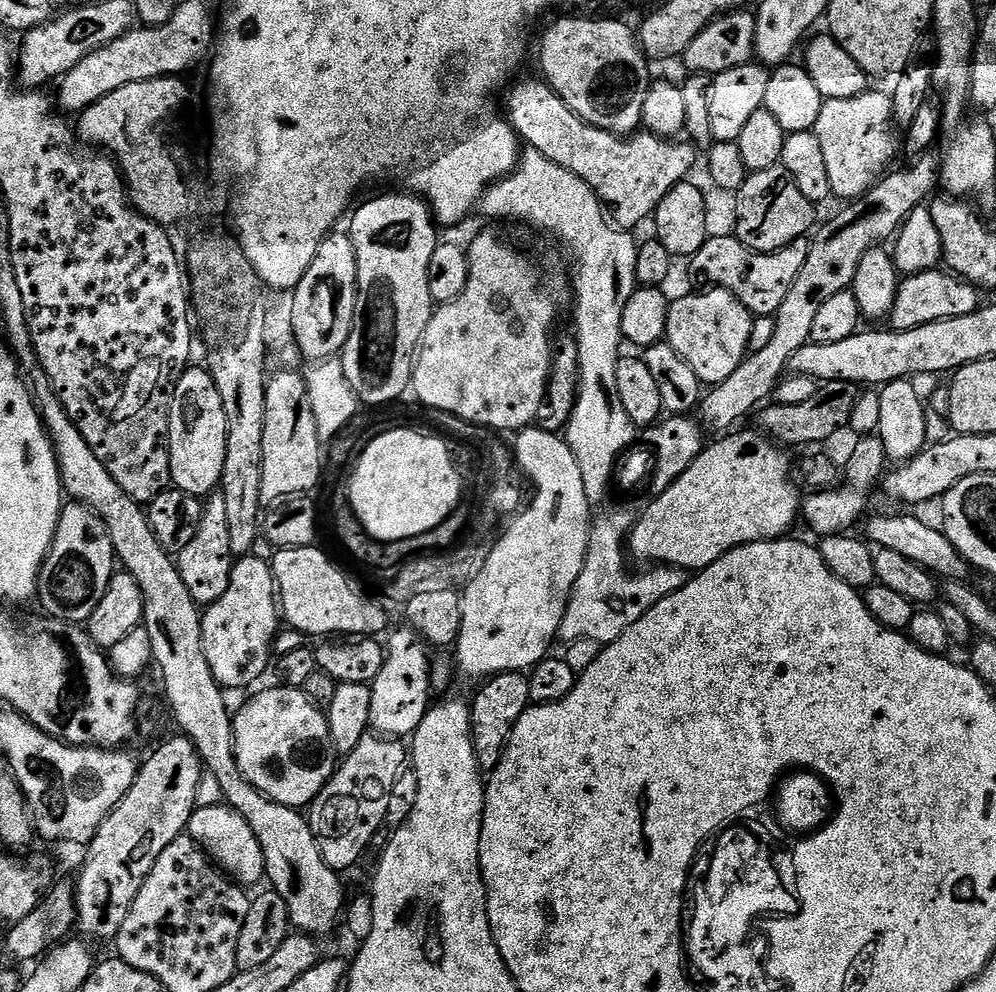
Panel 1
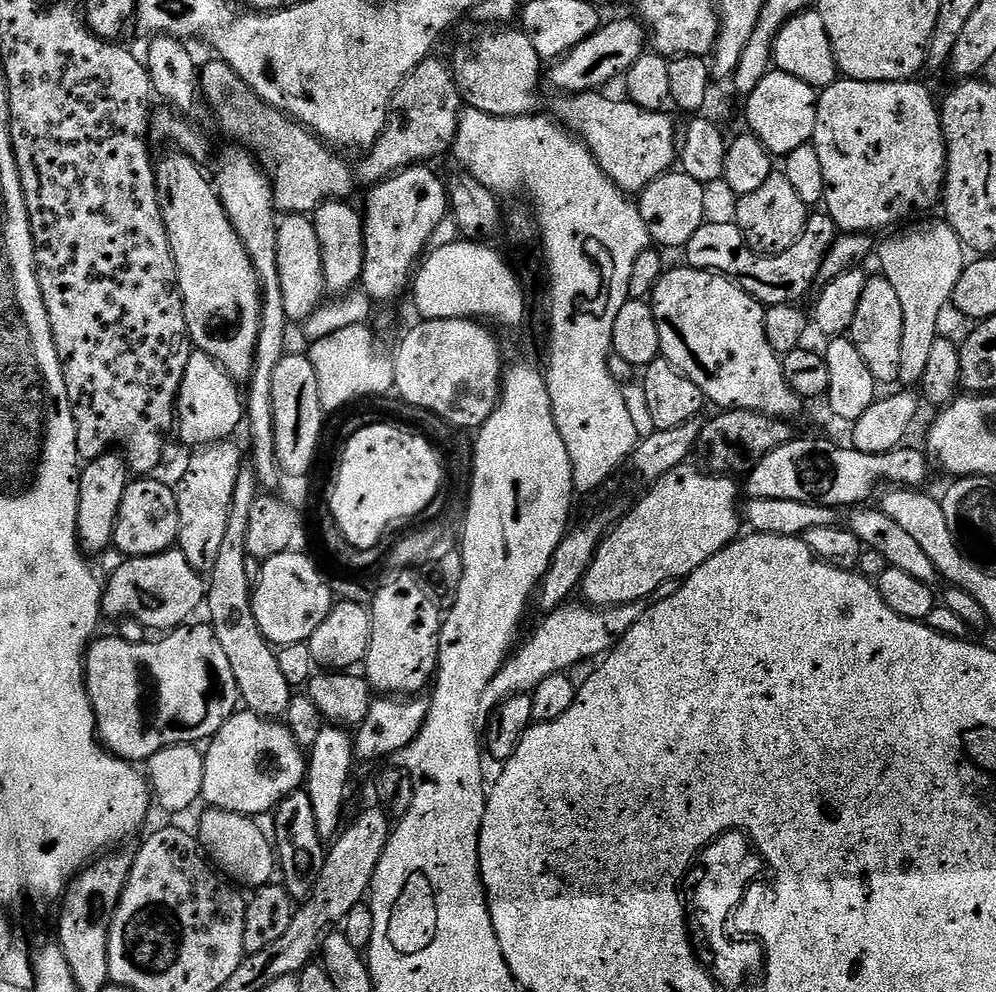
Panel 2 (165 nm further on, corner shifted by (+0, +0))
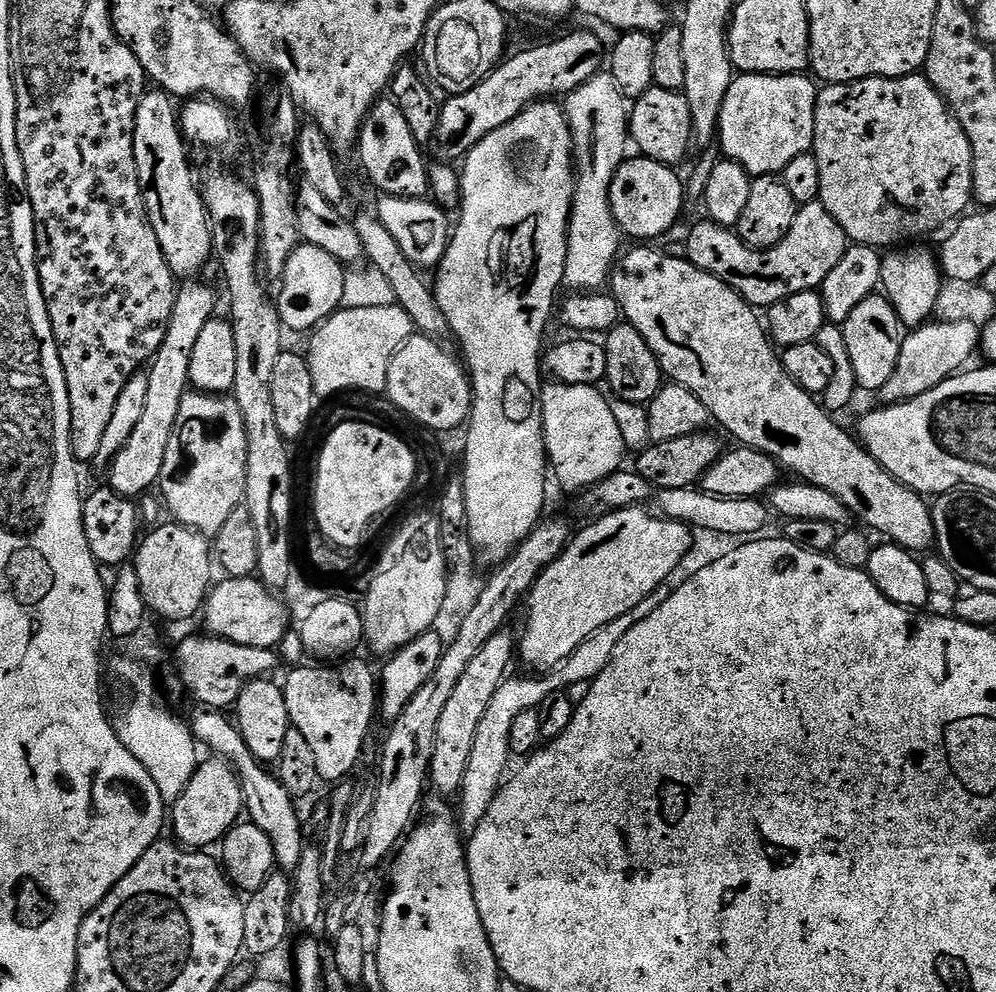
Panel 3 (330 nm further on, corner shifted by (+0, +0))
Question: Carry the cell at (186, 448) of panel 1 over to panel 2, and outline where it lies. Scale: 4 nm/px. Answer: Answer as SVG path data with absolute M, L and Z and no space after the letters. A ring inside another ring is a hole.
M193 351L190 362L186 362L186 370L182 374L180 383L180 395L176 397L174 405L174 416L178 421L178 432L180 428L180 440L184 444L189 444L189 449L199 450L205 444L217 444L220 440L235 437L236 427L243 425L246 420L246 400L238 389L237 381L222 370L222 366L210 354Z

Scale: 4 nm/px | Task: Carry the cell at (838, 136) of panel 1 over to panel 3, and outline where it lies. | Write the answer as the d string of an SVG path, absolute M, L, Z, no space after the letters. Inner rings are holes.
M923 74L897 76L895 80L887 80L884 76L871 76L865 80L851 80L849 84L830 84L821 87L816 98L812 146L818 158L818 170L822 170L819 201L826 206L826 210L830 210L830 214L834 214L834 222L842 226L852 244L868 244L877 250L892 250L897 246L919 241L916 240L919 236L928 236L931 232L938 231L943 224L951 225L959 221L969 211L968 203L973 203L970 138L966 138L958 118L952 115L948 104L936 92L936 87Z

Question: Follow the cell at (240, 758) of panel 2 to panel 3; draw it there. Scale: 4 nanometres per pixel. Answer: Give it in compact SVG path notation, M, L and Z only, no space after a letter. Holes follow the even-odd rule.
M208 758L197 767L190 786L171 805L170 828L176 831L175 839L185 849L208 850L211 844L219 845L223 841L245 812L244 791L240 789L236 771L219 758Z

